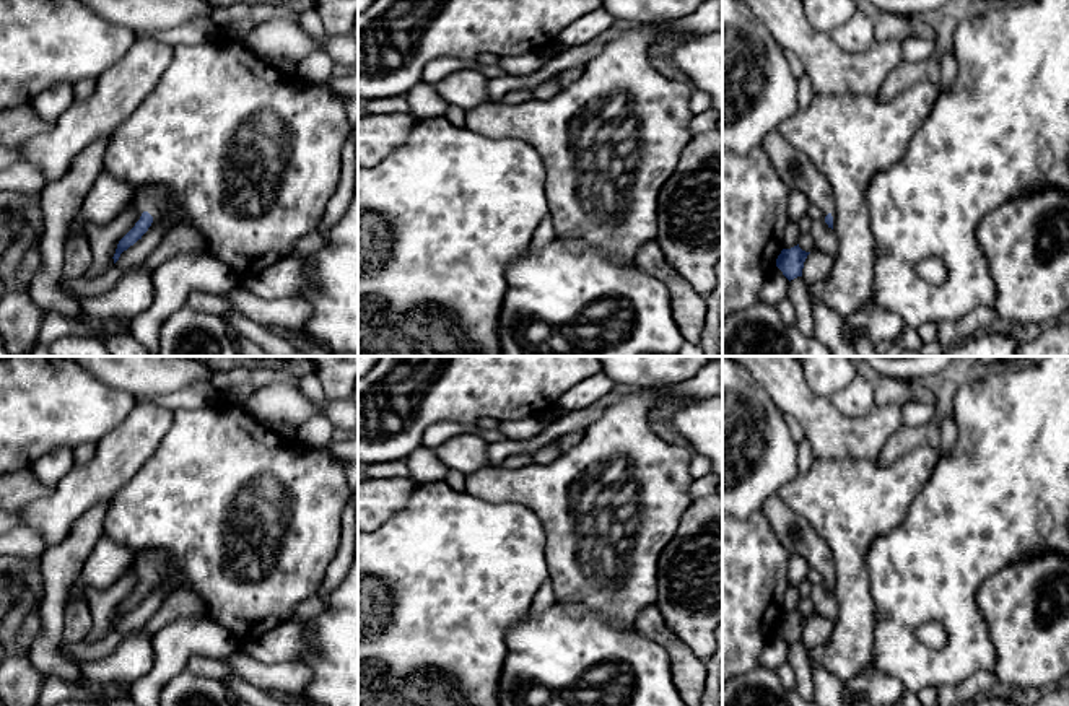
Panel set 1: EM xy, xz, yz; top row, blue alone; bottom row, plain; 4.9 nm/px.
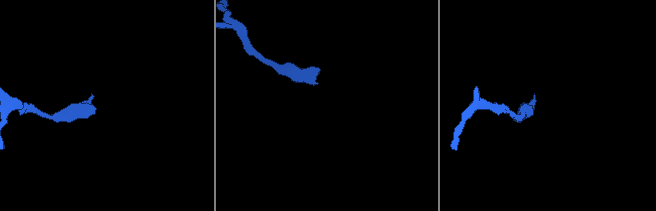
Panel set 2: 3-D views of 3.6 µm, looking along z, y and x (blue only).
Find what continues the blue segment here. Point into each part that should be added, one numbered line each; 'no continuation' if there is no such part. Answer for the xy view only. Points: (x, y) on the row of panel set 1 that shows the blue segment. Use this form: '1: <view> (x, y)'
1: xy (152, 199)

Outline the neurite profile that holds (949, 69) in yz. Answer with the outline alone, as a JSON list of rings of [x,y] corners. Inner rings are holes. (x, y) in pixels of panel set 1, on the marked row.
[[[953,50],[944,52],[939,57],[939,62],[940,62],[940,83],[939,83],[939,86],[944,89],[949,89],[953,85],[957,73],[958,73],[957,59],[955,59]]]

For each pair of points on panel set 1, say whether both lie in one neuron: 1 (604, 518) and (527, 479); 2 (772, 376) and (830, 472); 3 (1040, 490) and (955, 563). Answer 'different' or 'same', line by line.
1: same
2: different
3: same

